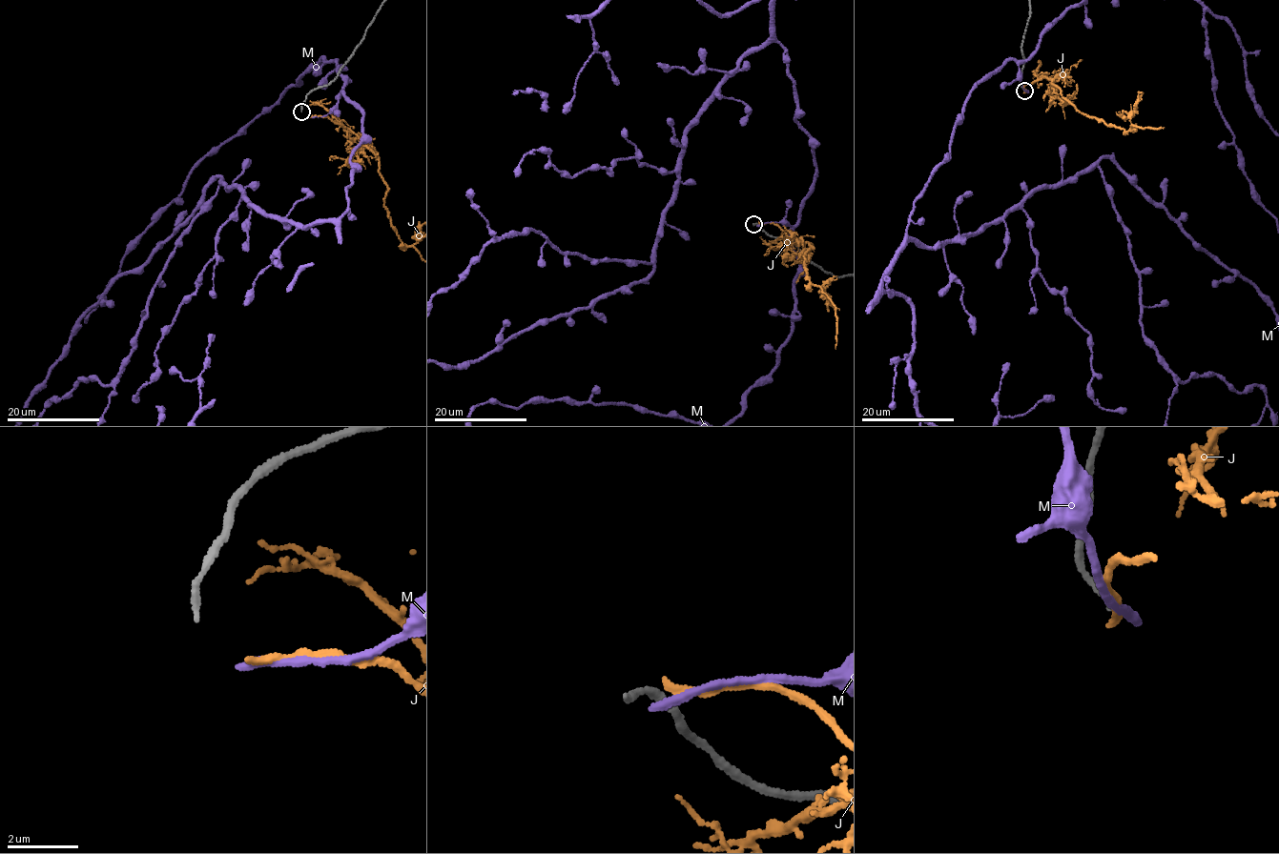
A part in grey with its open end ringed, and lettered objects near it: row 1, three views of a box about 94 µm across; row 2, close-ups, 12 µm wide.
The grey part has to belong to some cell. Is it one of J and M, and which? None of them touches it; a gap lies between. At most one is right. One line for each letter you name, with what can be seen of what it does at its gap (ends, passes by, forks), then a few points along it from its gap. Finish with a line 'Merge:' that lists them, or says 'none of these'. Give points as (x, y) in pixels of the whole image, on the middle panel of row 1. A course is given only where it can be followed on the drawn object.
J: It ends there. Its course: (759, 223), (773, 223), (793, 241), (812, 244), (804, 258), (807, 276), (835, 307), (835, 349)
Merge: J

